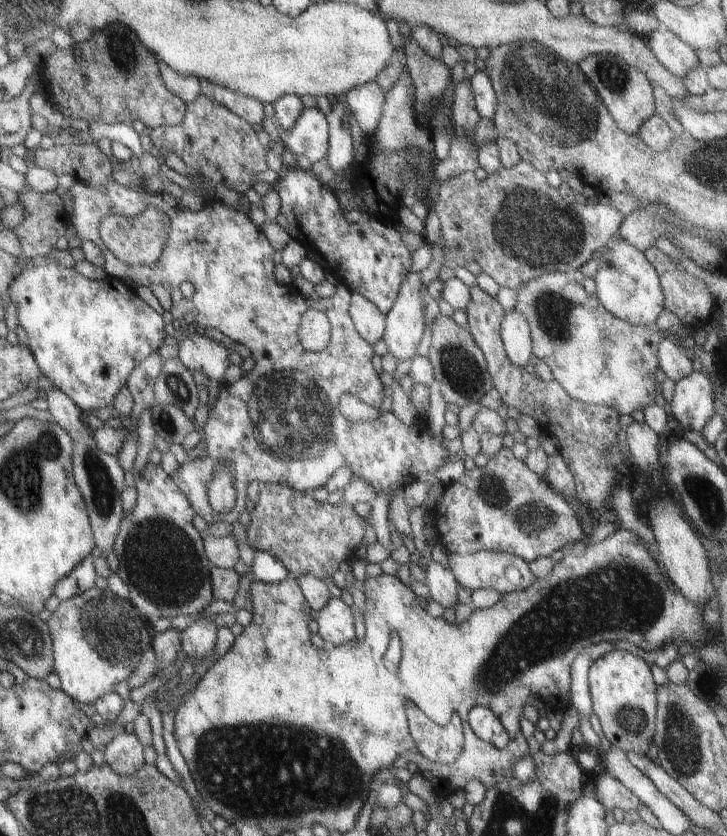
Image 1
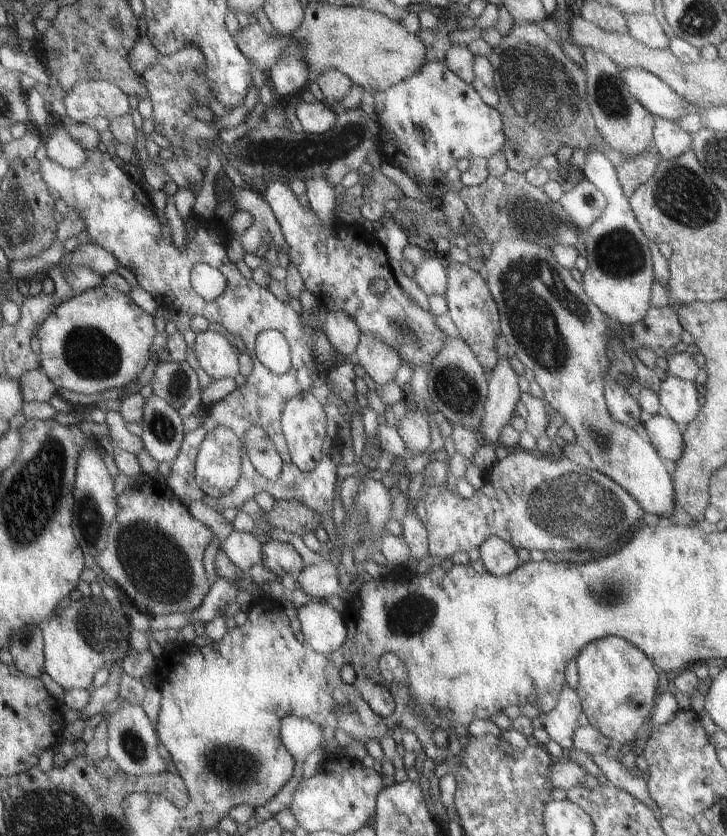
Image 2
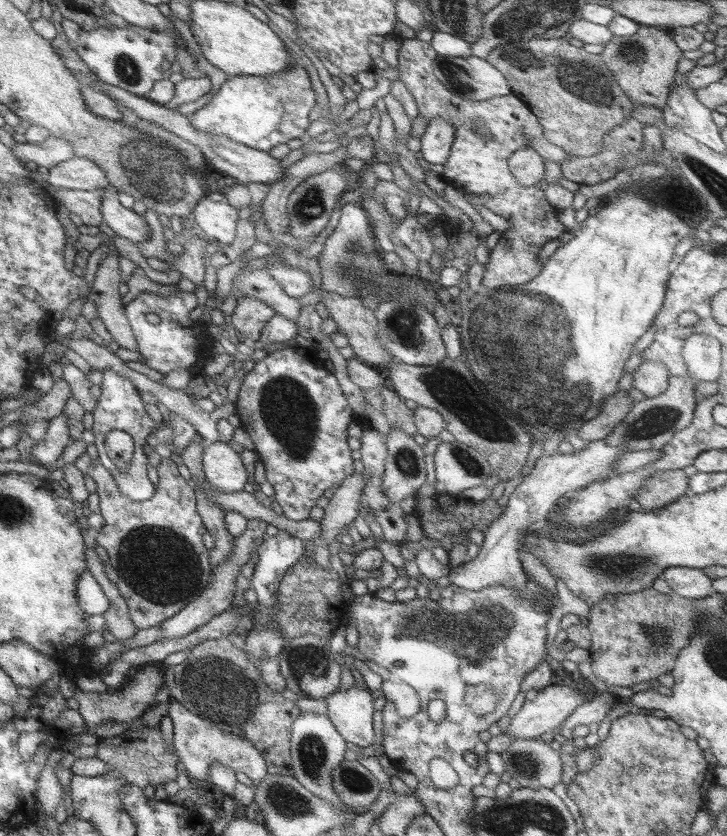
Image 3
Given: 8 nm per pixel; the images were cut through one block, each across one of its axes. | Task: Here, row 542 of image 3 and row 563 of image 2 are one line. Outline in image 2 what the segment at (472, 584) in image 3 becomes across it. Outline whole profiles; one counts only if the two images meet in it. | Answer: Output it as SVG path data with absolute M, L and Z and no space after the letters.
M493 534L487 536L479 544L477 552L479 552L479 560L483 562L485 570L491 572L493 576L505 576L517 566L521 566L517 558L517 550L513 550L503 538L493 536Z

